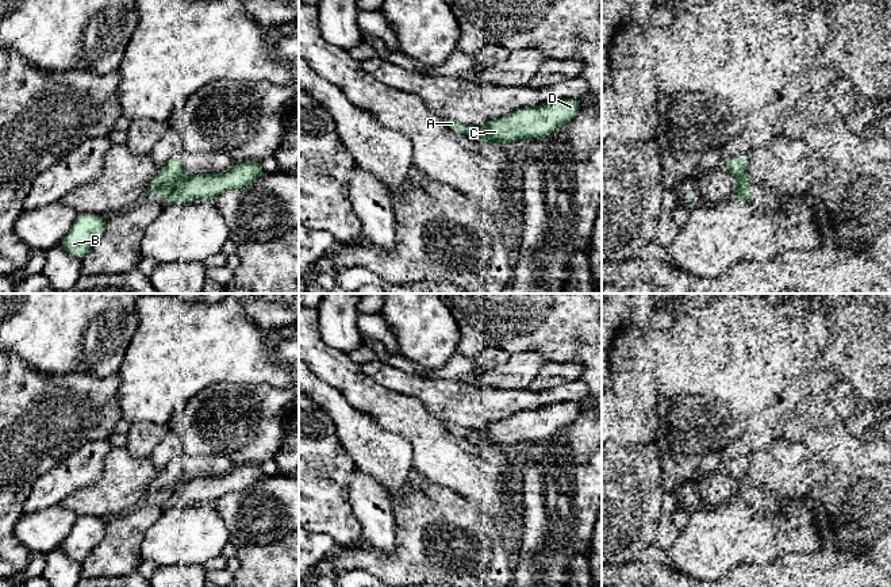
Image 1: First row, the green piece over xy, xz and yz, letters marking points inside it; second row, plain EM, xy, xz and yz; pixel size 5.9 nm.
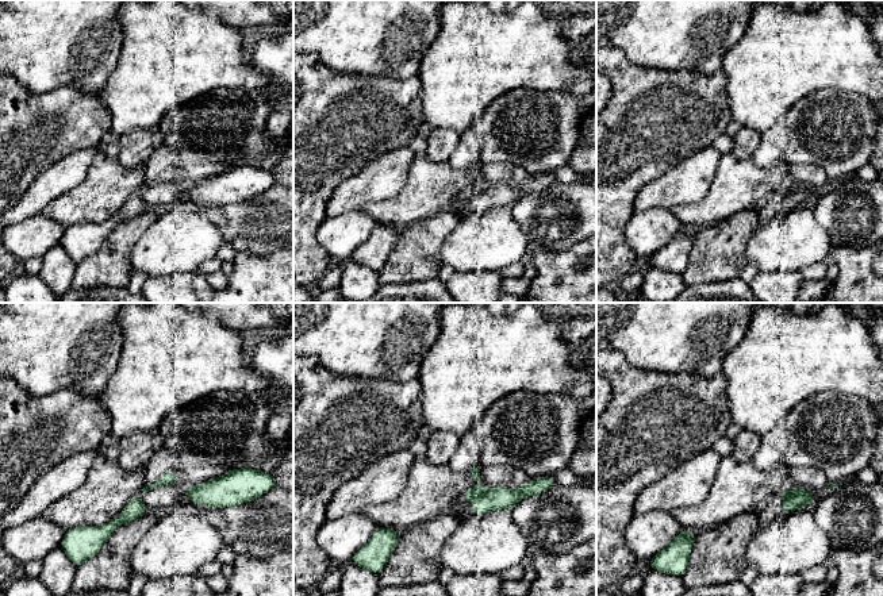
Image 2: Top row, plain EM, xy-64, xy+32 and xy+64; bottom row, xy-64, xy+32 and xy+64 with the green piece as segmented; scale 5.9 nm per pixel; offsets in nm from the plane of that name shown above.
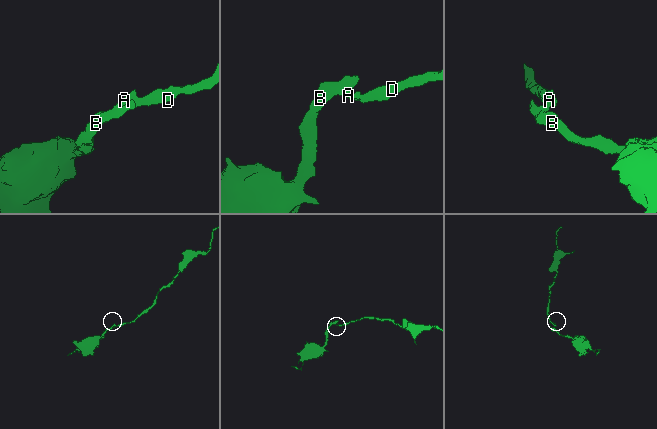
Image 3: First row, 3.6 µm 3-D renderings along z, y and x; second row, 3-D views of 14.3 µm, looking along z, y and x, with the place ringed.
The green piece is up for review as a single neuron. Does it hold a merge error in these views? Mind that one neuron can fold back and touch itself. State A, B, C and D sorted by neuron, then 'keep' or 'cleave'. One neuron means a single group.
A B / C D; cleave

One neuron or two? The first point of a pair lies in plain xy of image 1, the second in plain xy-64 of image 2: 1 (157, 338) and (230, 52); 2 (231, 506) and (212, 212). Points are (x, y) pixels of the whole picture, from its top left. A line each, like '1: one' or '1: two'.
1: one
2: two

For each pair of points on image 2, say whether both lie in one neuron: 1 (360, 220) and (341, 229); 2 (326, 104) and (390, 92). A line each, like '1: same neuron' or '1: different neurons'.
1: same neuron
2: same neuron

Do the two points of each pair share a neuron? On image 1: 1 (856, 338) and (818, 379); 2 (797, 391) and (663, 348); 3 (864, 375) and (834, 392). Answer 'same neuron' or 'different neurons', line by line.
1: different neurons
2: different neurons
3: different neurons

